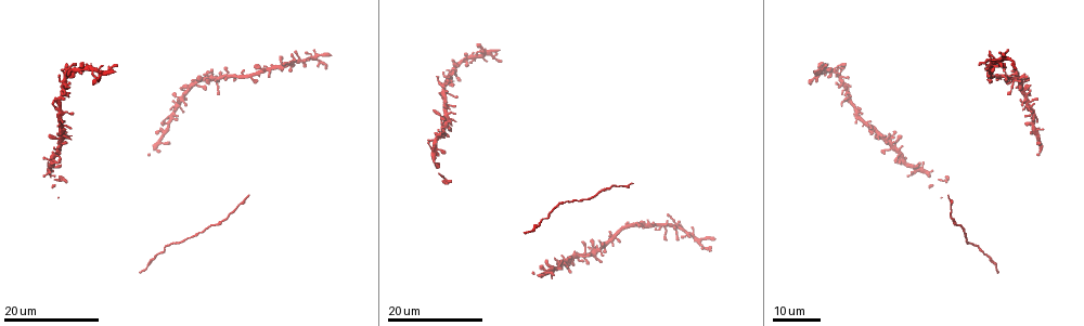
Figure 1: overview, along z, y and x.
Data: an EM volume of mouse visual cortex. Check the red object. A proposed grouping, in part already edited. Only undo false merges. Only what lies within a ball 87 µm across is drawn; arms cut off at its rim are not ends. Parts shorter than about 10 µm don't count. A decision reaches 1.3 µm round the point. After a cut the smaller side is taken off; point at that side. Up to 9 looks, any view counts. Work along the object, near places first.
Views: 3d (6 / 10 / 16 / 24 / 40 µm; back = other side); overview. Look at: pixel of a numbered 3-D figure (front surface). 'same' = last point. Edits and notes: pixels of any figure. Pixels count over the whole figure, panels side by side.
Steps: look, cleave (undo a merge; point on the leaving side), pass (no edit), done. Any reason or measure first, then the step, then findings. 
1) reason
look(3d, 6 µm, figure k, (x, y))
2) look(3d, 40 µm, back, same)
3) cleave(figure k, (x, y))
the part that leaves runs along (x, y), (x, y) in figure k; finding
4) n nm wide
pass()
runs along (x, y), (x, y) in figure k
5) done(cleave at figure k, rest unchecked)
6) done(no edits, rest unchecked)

a narrow waist
look(3d, 16 µm, figure 1, (574, 199))

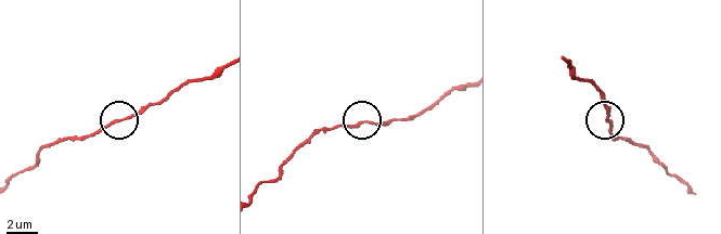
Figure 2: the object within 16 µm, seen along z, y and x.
closer look
look(3d, 10 µm, figure 2, (605, 119))

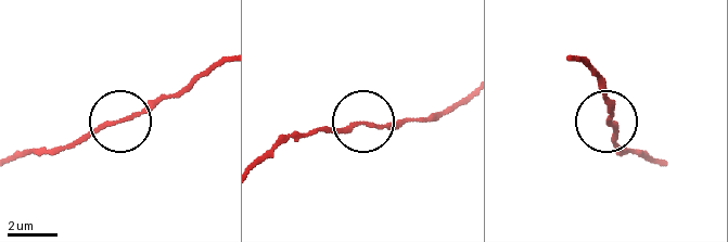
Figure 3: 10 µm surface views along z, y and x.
look(3d, 10 µm, back, figure 3, (607, 122))

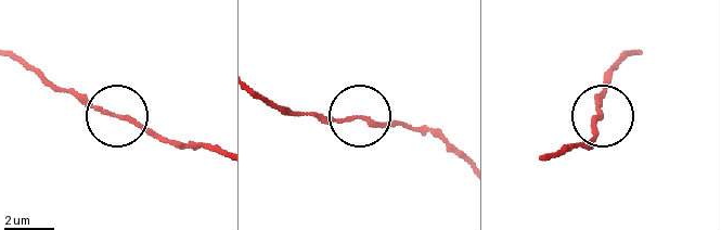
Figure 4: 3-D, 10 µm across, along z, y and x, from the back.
150 nm wide
pass()
one neuron here

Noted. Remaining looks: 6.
calibre changes
look(3d, 16 µm, figure 1, (216, 223))

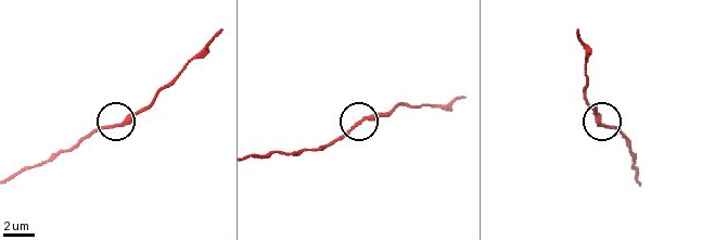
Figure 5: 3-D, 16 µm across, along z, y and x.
look(3d, 6 µm, figure 5, (354, 126))

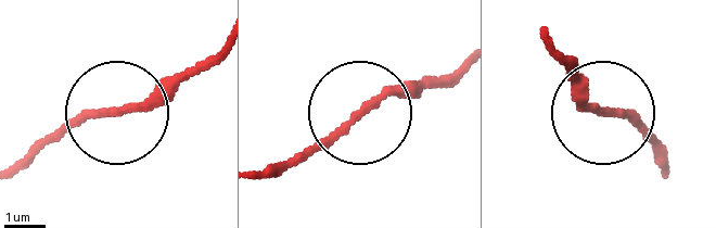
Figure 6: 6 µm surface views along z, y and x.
pass()
all the same neuron

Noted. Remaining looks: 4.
a narrow waist
look(3d, 16 µm, figure 1, (551, 211))

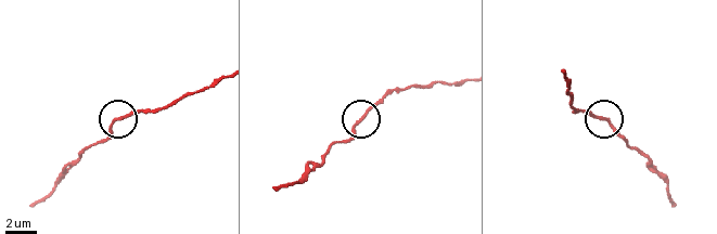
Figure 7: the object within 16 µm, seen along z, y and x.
look(3d, 10 µm, figure 7, (116, 119))

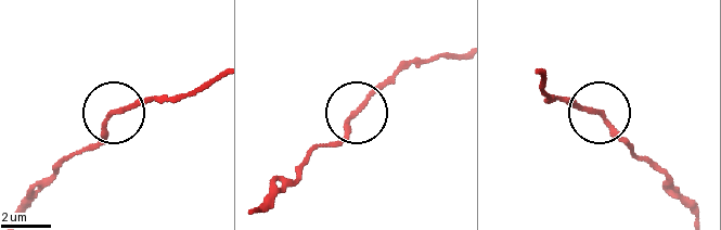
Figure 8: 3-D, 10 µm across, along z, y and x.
170 nm wide
pass()
continuous, no second neuron

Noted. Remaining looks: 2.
sudden change in width
look(3d, 24 µm, figure 1, (999, 75))

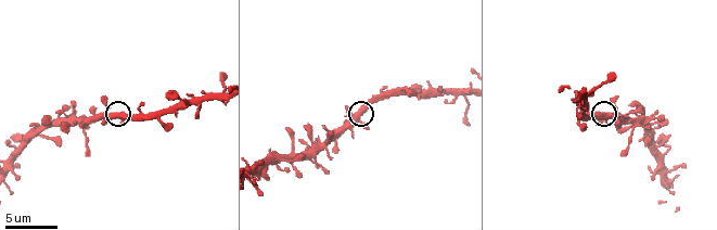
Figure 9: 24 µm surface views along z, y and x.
look(3d, 6 µm, figure 9, (118, 115))

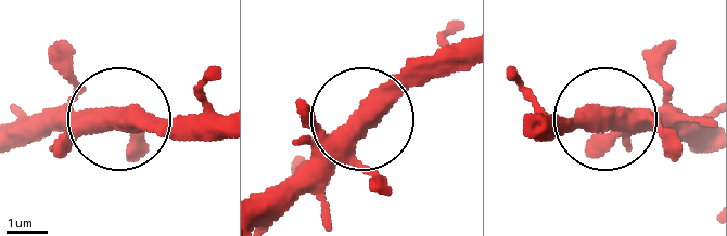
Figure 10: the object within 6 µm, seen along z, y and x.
3 arms
pass()
all the same neuron

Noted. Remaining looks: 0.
done(no edits, rest unchecked)

